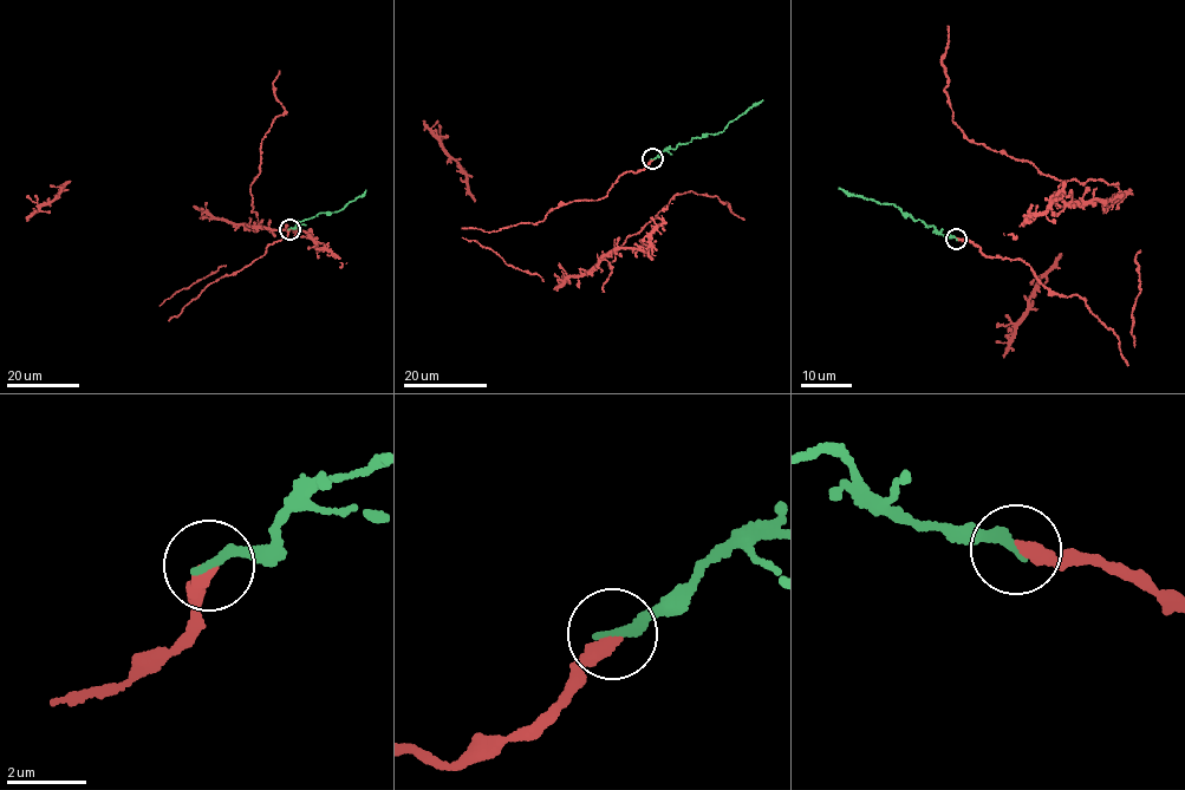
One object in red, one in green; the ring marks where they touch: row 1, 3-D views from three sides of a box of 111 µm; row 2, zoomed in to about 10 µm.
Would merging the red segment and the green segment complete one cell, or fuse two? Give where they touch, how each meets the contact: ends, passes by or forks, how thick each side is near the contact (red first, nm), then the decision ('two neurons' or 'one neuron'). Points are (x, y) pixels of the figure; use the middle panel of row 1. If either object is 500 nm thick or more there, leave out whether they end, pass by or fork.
place (652, 158); red ends; green ends; calibres 360 and 240 nm; one neuron

